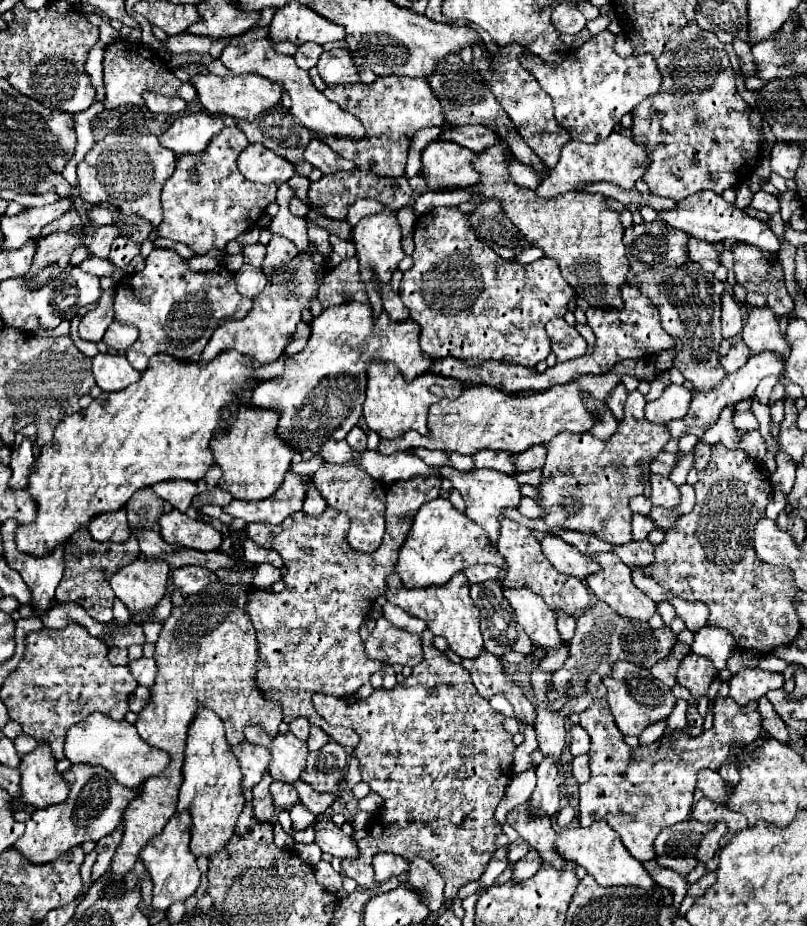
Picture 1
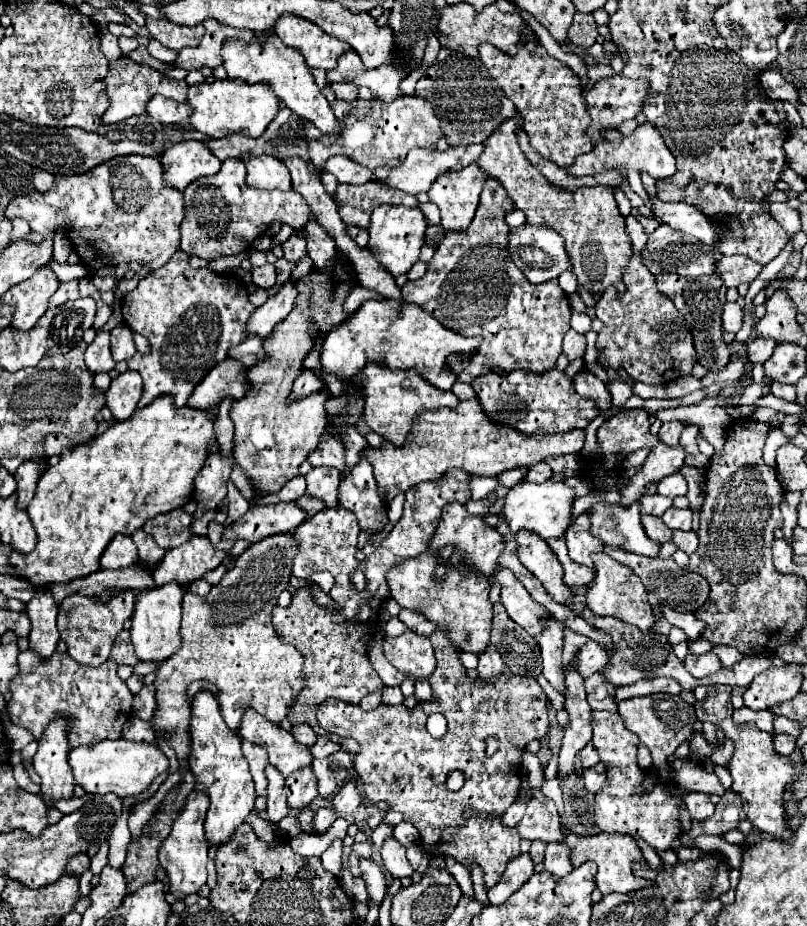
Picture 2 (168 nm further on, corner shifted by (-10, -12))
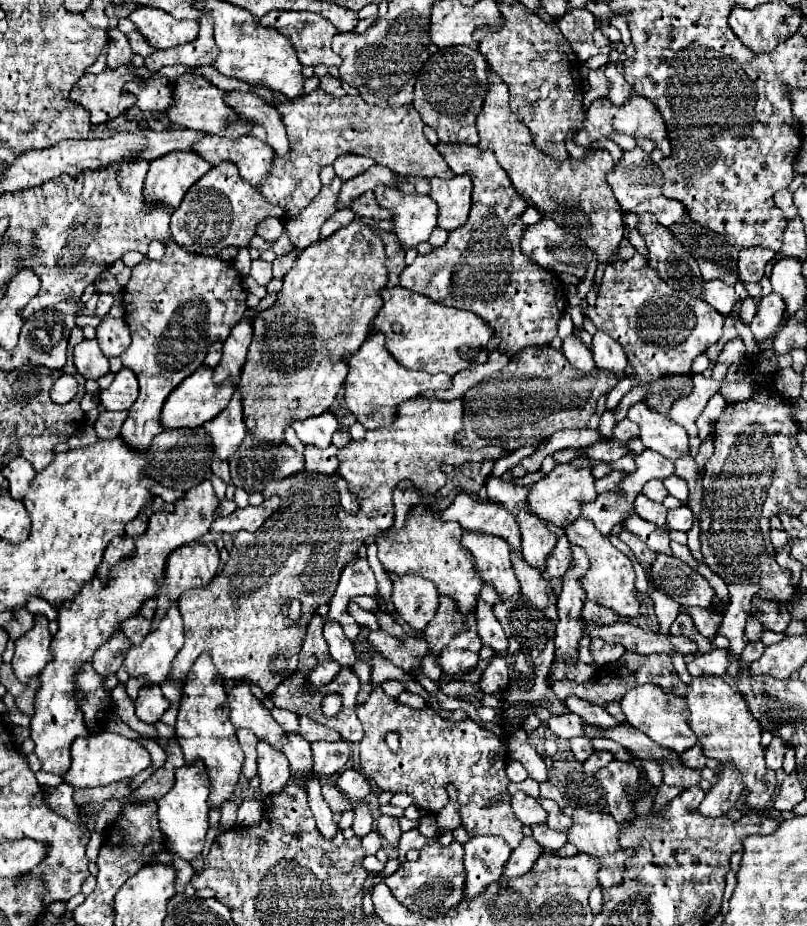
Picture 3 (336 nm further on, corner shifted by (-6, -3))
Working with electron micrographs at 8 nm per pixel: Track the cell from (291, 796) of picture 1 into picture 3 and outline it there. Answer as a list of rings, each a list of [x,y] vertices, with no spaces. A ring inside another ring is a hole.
[[[287,733],[287,745],[283,745],[283,755],[291,763],[291,773],[297,779],[303,779],[313,769],[311,745],[299,733]]]

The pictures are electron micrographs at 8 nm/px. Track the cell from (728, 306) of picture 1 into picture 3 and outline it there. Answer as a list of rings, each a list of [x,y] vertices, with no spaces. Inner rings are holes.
[[[711,279],[711,281],[705,281],[705,285],[703,285],[703,301],[707,301],[711,307],[719,309],[719,313],[729,315],[729,311],[735,305],[735,291],[733,291],[733,287],[725,285],[723,281]]]

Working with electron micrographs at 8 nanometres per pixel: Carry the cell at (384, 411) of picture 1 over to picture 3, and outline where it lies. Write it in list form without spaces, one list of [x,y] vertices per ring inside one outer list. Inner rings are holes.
[[[371,331],[365,343],[355,351],[355,355],[349,355],[345,361],[349,365],[349,375],[345,379],[345,403],[365,429],[391,425],[395,421],[397,407],[427,389],[451,387],[451,377],[447,377],[447,373],[431,375],[427,371],[409,371],[401,367],[395,357],[385,349],[385,337],[379,331]]]

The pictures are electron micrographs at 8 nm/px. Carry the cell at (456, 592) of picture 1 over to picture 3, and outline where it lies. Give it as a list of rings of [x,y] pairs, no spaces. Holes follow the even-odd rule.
[[[417,505],[407,513],[403,529],[399,529],[397,533],[385,533],[385,531],[377,533],[375,543],[379,547],[379,561],[383,563],[387,573],[395,573],[395,575],[411,573],[431,579],[439,589],[439,595],[453,597],[461,613],[467,615],[477,605],[477,597],[483,587],[483,581],[475,571],[471,553],[459,545],[461,533],[463,529],[459,523],[439,521],[439,517],[435,517],[433,511]]]

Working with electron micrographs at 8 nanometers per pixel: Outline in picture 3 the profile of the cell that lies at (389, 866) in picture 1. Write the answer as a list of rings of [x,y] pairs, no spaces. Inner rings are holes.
[[[379,815],[379,817],[377,817],[377,831],[379,831],[381,837],[383,837],[385,841],[389,841],[391,845],[397,845],[397,843],[399,843],[401,829],[399,829],[399,821],[397,821],[397,817]]]

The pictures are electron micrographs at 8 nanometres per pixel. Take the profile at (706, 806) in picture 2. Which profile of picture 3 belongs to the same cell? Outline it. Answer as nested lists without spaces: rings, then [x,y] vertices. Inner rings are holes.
[[[661,761],[659,765],[663,771],[663,783],[667,783],[667,785],[681,785],[683,789],[689,789],[689,787],[699,785],[699,781],[701,781],[699,771],[689,769],[685,765],[667,765],[665,761]]]

